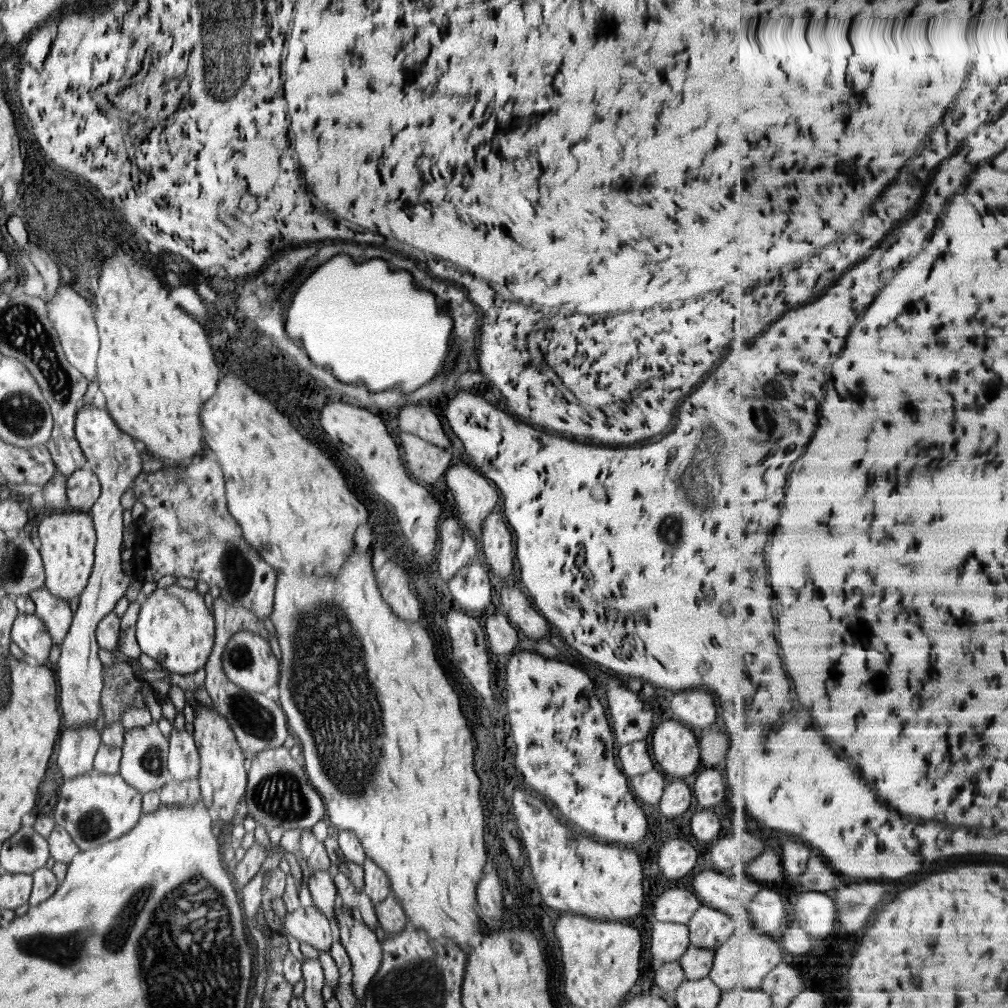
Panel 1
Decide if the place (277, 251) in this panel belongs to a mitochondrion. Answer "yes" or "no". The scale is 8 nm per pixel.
no

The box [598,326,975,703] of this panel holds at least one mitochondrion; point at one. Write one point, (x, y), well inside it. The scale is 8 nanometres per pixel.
(670, 529)

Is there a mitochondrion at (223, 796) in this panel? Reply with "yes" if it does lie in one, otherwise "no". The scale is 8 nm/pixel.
no

